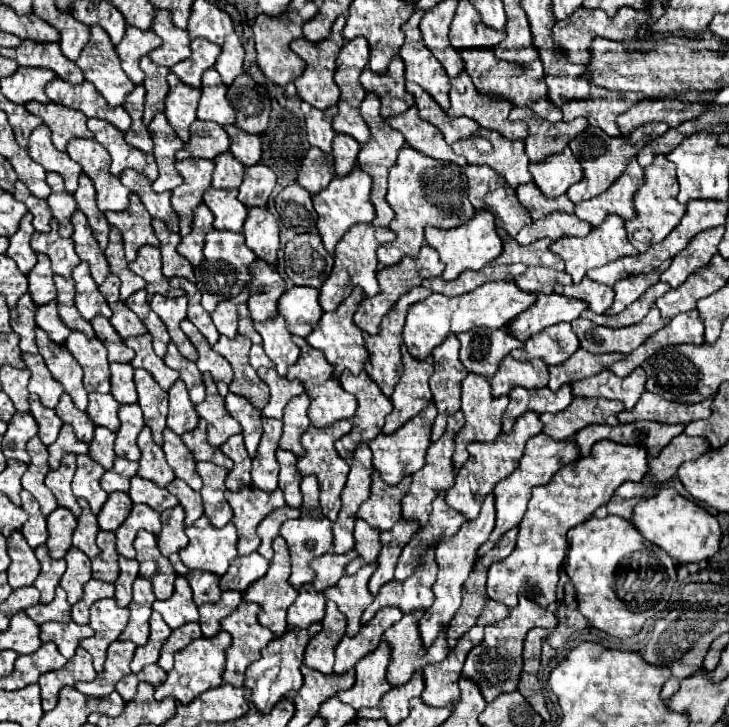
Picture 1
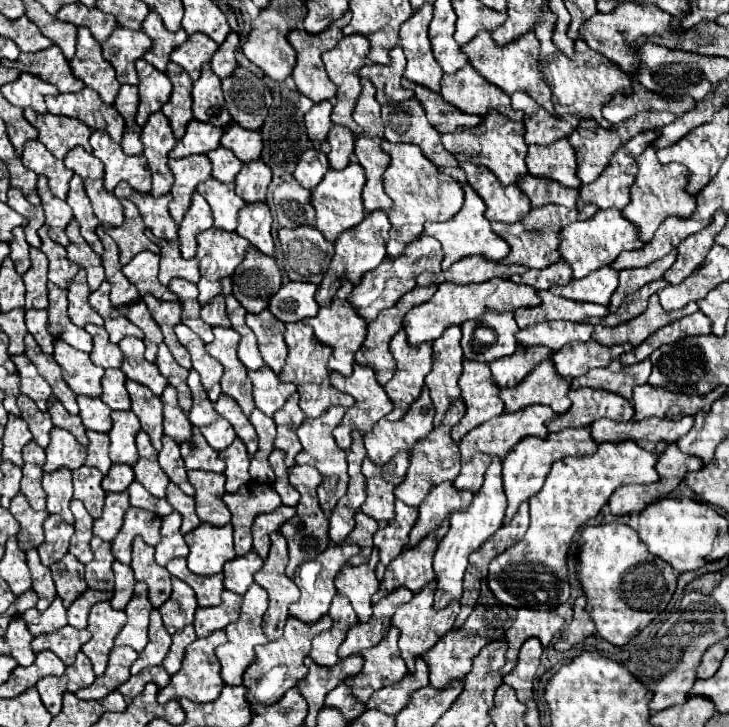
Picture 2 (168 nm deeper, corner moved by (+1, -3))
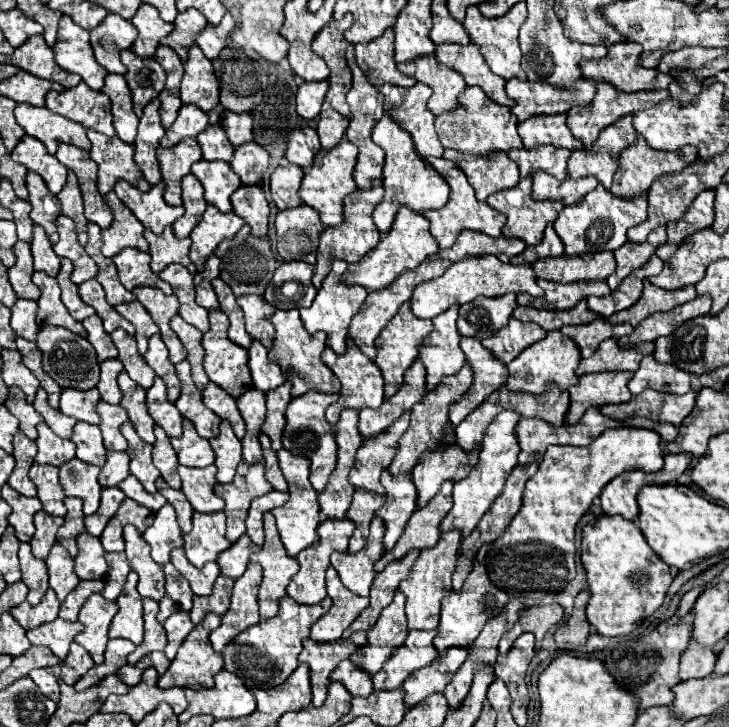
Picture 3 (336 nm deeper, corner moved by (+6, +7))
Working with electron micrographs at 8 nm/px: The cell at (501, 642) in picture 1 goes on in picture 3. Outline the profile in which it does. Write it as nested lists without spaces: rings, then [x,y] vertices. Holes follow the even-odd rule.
[[[548,604],[548,606],[532,606],[528,610],[524,610],[520,614],[520,620],[516,622],[516,626],[512,630],[508,630],[508,634],[502,638],[500,642],[500,652],[508,652],[512,648],[512,642],[524,634],[524,632],[532,632],[536,636],[536,646],[542,646],[542,638],[544,634],[562,620],[564,616],[564,608],[560,604]]]

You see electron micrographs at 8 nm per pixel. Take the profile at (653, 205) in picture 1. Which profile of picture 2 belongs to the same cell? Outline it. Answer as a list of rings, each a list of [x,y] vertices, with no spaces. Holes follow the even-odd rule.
[[[647,148],[637,158],[637,164],[639,164],[637,180],[631,188],[631,202],[623,210],[623,216],[637,228],[643,244],[647,244],[665,218],[669,218],[669,216],[689,218],[695,212],[695,198],[685,192],[685,170],[681,168],[681,164],[673,162],[673,164],[663,166],[657,160],[657,154],[653,148]]]

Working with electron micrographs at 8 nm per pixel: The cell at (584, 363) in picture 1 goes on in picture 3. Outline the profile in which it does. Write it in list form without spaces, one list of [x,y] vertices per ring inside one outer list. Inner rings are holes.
[[[598,316],[594,322],[590,324],[580,324],[580,326],[564,326],[560,328],[562,334],[570,336],[578,346],[580,346],[580,352],[582,352],[582,358],[588,358],[590,354],[596,352],[596,348],[600,346],[602,340],[606,338],[612,338],[612,324]]]

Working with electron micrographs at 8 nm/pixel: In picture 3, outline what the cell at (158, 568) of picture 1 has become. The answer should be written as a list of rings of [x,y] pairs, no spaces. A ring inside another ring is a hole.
[[[124,526],[124,540],[126,540],[126,556],[130,568],[140,576],[138,592],[142,598],[160,600],[164,596],[164,572],[162,566],[150,558],[150,550],[146,540],[134,526]]]

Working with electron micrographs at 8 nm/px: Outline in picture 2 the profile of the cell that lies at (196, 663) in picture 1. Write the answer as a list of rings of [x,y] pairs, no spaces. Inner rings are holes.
[[[223,630],[213,632],[207,638],[197,638],[187,650],[185,650],[185,658],[181,662],[181,670],[177,674],[171,676],[171,682],[159,690],[157,694],[157,702],[165,704],[169,700],[177,700],[177,698],[187,698],[191,702],[213,702],[223,688],[223,680],[221,680],[221,668],[219,668],[219,660],[215,656],[215,648],[225,644],[227,636]]]

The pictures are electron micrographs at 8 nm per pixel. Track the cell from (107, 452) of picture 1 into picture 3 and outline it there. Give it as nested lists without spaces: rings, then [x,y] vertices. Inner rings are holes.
[[[76,422],[72,442],[76,444],[76,458],[94,464],[94,466],[104,466],[106,462],[106,448],[102,444],[102,434],[100,428],[94,424],[86,422]]]

